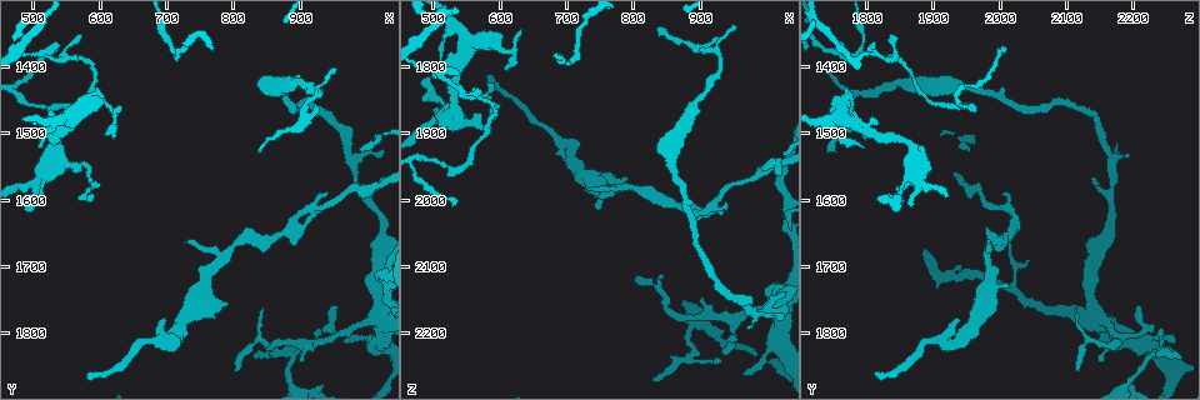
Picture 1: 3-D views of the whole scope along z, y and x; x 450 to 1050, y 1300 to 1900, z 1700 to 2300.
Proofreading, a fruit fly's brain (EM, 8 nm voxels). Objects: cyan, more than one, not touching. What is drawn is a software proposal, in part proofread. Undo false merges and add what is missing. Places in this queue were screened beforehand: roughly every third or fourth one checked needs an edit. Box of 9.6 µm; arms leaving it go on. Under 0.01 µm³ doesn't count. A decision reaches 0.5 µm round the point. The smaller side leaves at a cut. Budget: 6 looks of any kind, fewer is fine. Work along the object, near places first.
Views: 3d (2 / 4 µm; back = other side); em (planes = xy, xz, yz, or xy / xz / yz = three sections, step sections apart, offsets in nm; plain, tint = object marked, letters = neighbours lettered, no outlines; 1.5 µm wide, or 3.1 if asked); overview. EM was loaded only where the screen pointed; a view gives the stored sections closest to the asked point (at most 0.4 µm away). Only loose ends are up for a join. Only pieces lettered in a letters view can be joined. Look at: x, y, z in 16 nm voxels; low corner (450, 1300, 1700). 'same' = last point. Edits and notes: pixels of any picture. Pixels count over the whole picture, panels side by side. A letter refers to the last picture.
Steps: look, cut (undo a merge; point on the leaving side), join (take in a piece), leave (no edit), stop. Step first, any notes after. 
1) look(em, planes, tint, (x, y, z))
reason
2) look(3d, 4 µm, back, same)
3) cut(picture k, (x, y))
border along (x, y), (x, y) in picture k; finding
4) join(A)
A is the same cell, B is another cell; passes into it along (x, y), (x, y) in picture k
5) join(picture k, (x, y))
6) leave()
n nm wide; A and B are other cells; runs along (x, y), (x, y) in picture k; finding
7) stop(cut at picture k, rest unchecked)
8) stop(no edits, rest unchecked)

look(em, xy, step 8, tint, (935, 1440, 1785))
abrupt turn

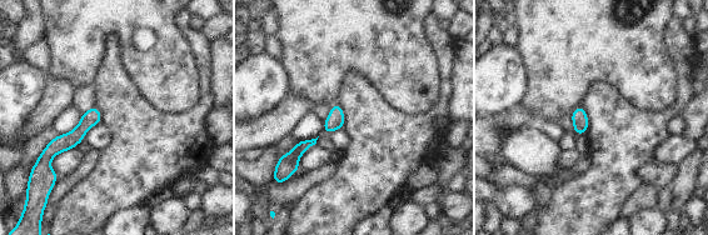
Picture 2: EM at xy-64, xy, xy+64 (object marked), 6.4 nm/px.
look(em, planes, tint, same)

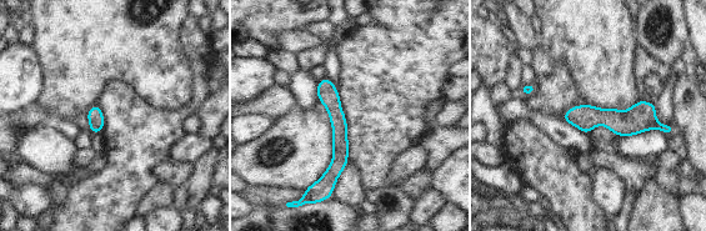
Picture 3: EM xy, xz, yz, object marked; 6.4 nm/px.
look(em, planes, letters, same)
what lies round it

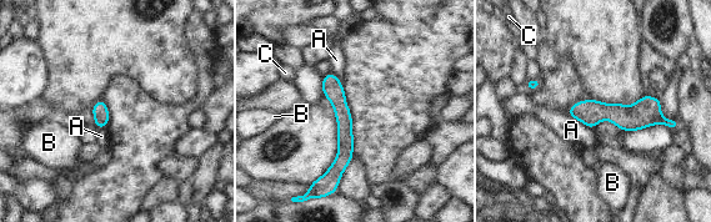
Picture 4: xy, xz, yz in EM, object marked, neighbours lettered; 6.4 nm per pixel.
leave()
100 nm wide; A, B and C are other cells; border along (567, 114), (592, 129) in picture 4; all the same neuron

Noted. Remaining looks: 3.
look(em, xz, step 4, tint, (730, 1665, 1985))
free end

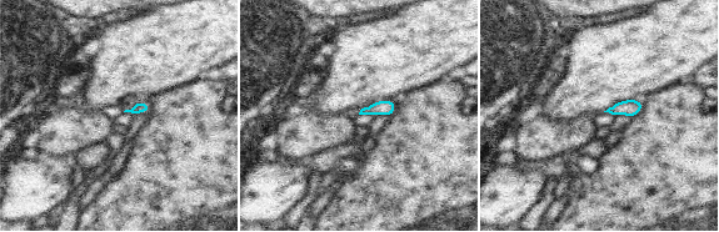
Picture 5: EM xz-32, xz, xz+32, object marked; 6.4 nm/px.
look(em, planes, letters, same)
cut it another way

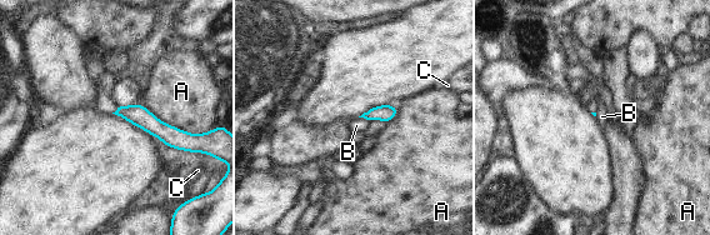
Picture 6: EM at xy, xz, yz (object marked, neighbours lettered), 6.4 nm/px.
leave()
A, B and C are other cells; runs along (120, 110), (141, 116), (184, 144) in picture 6; no lettered piece goes on from it

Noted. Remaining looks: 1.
look(em, planes, letters, (605, 1505, 1800))

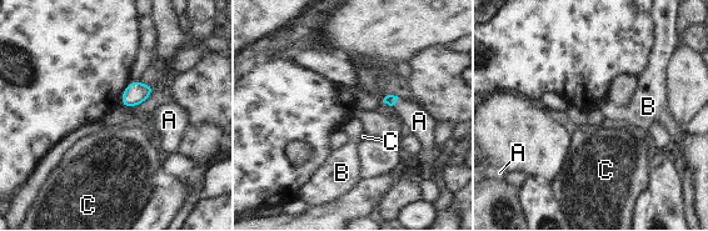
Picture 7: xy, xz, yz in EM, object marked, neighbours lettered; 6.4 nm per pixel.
join(A)
A is the same cell, B and C are other cells; passes into it along (390, 100), (395, 100), (419, 121) in picture 7; the neuron continues

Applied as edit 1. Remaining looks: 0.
stop(join at picture 7, rest unchecked)

